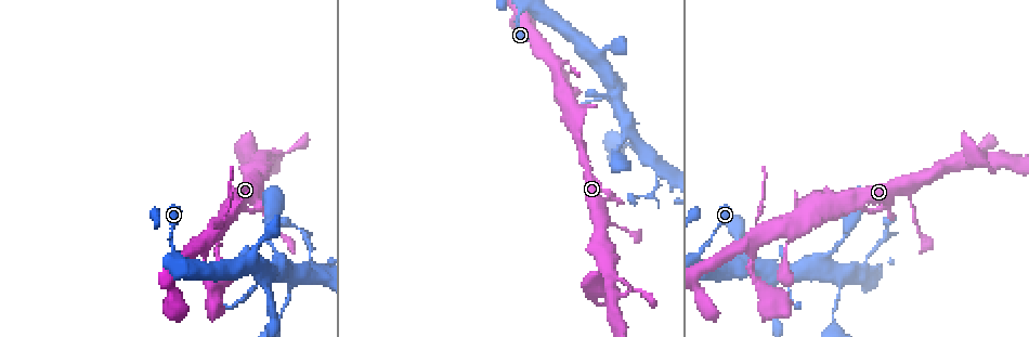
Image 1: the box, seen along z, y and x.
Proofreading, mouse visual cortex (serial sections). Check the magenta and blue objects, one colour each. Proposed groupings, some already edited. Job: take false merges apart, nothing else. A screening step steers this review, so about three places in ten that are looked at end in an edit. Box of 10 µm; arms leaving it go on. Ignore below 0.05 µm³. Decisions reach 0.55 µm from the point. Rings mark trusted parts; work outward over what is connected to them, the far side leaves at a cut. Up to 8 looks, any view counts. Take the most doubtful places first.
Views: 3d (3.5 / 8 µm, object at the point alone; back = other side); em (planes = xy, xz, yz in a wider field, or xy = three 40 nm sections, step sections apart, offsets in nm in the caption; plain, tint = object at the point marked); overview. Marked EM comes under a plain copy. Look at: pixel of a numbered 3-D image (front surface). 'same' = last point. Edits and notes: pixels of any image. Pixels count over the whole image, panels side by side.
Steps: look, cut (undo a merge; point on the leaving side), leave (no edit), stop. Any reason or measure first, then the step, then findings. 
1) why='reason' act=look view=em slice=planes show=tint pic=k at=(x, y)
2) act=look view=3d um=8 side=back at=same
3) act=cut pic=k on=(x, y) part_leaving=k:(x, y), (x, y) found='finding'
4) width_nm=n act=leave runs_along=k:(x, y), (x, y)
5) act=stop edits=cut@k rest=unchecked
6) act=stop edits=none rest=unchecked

why='thin neck' act=look view=3d um=3.5 pic=1 at=(266, 272)

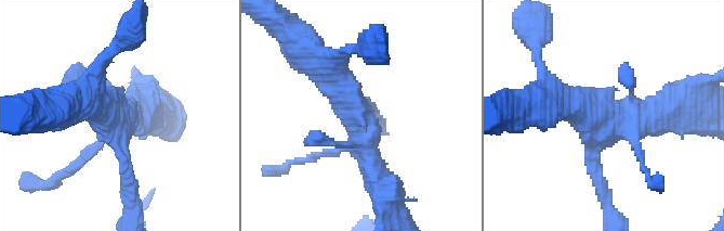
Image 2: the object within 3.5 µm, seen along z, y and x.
why='need the tissue' act=look view=em slice=xy step=5 show=tint pic=2 at=(359, 116)

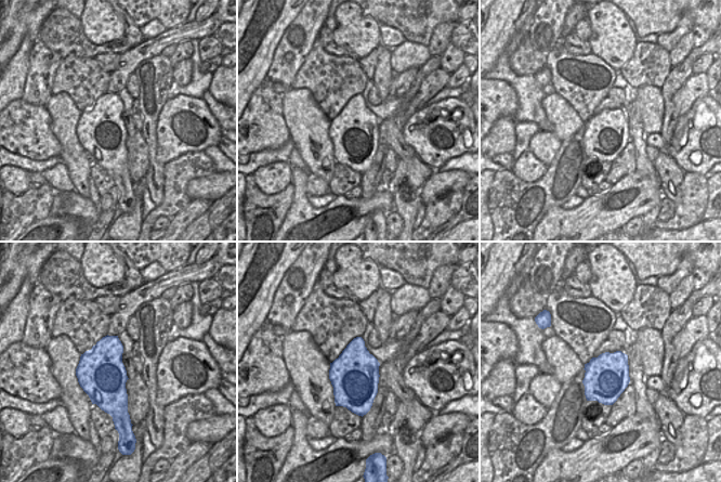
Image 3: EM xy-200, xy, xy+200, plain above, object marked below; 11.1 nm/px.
act=look view=em slice=planes show=tint at=same

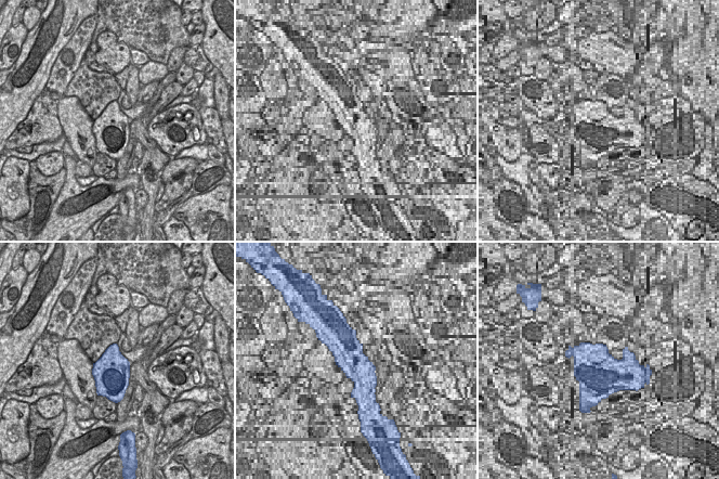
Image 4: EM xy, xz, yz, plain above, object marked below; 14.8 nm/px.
act=leave runs_along=2:(320, 61), (364, 128), (380, 183) found='all the same cell'

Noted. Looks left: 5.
why='sharp bend' act=look view=3d um=3.5 pic=1 at=(293, 281)

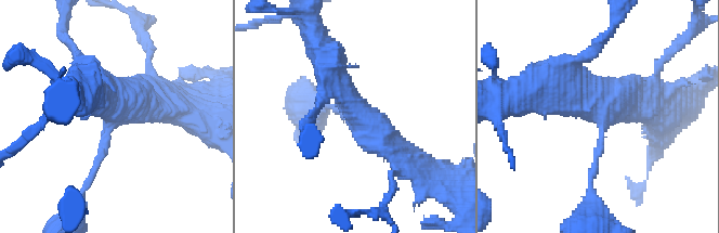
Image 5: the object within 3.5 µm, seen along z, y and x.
arms=3 arm_widths_nm=150,400,400 act=look view=em slice=xy step=2 show=tint pic=5 at=(113, 115)

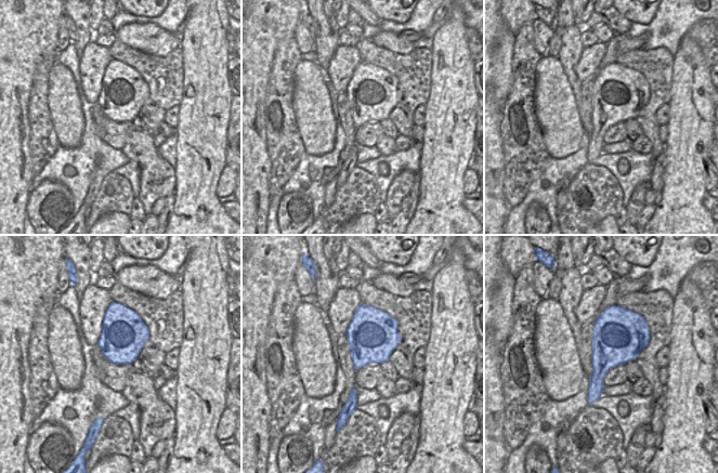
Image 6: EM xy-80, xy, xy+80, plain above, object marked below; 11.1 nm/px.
act=leave runs_along=5:(545, 94), (592, 98), (603, 117), (592, 178) found='continuous, no second cell'

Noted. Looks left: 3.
why='calibre changes' act=look view=em slice=xy step=5 show=tint pic=1 at=(747, 246)

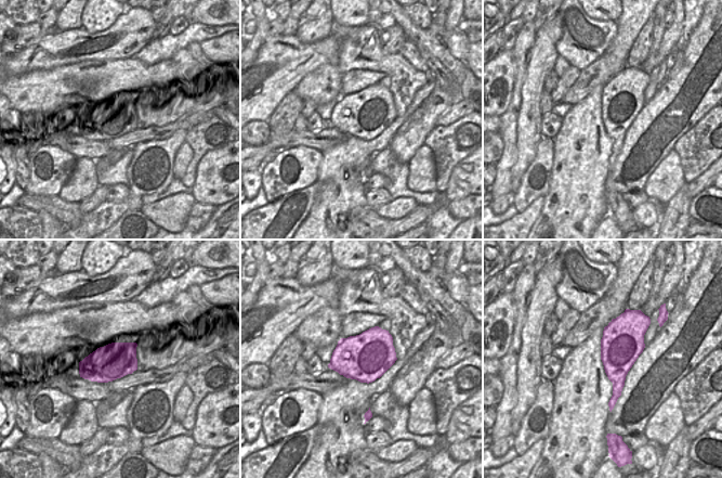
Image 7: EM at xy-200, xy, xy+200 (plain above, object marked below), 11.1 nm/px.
act=look view=3d um=3.5 at=same

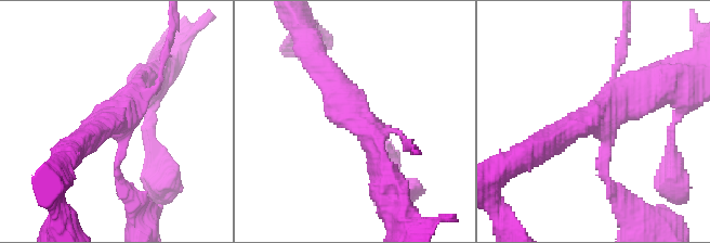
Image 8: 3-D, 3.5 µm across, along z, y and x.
width_nm=550 act=cut pic=8 on=(623, 53) found='two cells meet here'

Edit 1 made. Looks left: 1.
act=stop edits=cut@8 rest=unchecked

